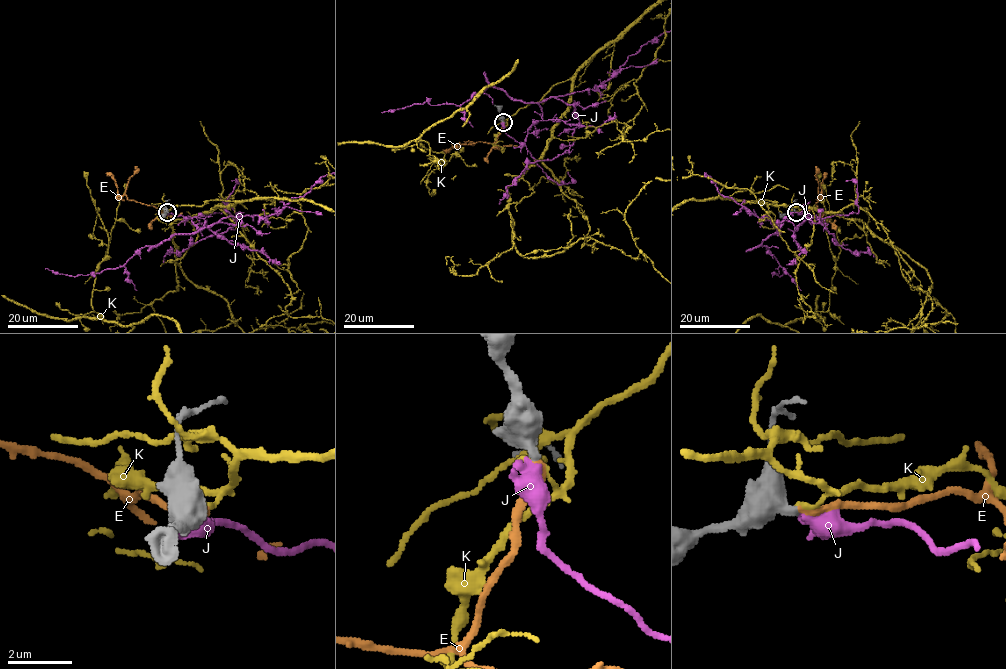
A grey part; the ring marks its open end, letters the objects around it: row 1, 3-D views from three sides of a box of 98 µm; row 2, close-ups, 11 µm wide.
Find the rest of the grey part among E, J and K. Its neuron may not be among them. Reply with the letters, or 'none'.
E

